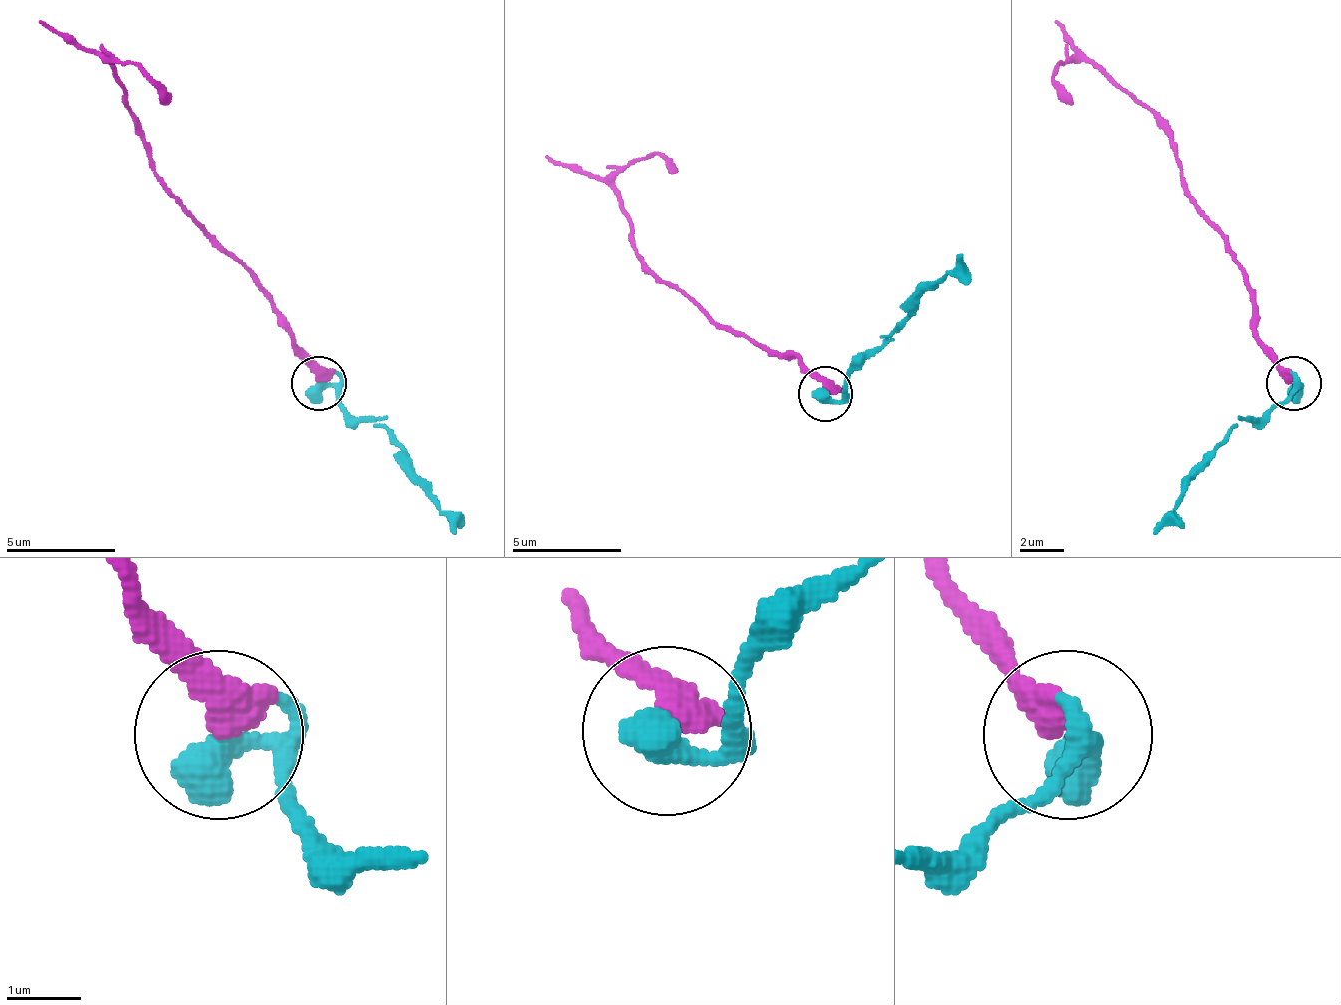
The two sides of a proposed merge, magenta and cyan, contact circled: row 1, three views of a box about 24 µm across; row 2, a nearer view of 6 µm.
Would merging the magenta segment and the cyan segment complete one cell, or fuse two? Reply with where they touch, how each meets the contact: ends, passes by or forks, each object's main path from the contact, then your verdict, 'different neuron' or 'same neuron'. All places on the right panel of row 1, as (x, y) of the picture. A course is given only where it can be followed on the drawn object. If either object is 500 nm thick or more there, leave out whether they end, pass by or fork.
place (1293, 383); course magenta (1292, 384), (1166, 127), (1062, 61), (1051, 78), (1073, 105); course cyan (1292, 384), (1297, 384), (1265, 417), (1243, 417), (1226, 434), (1155, 532); same neuron

